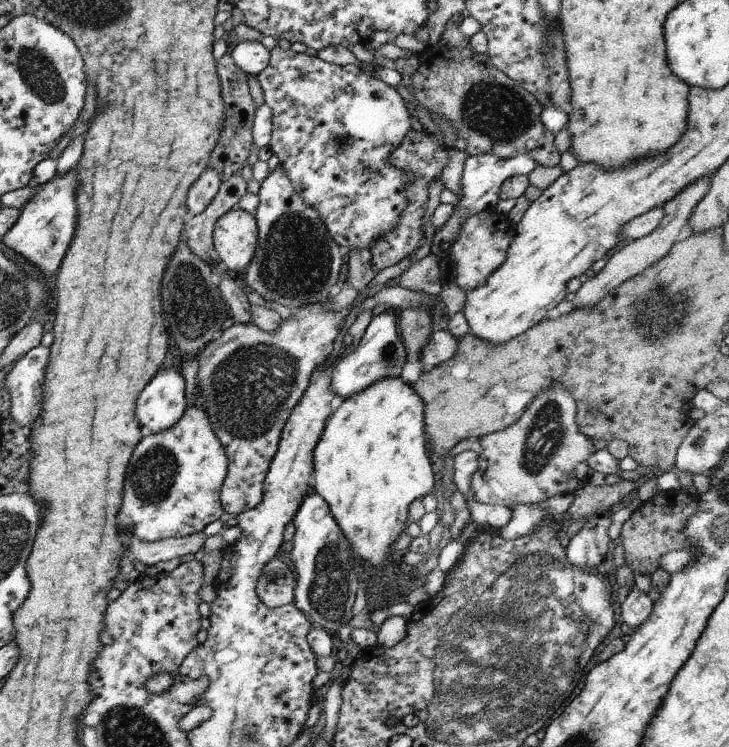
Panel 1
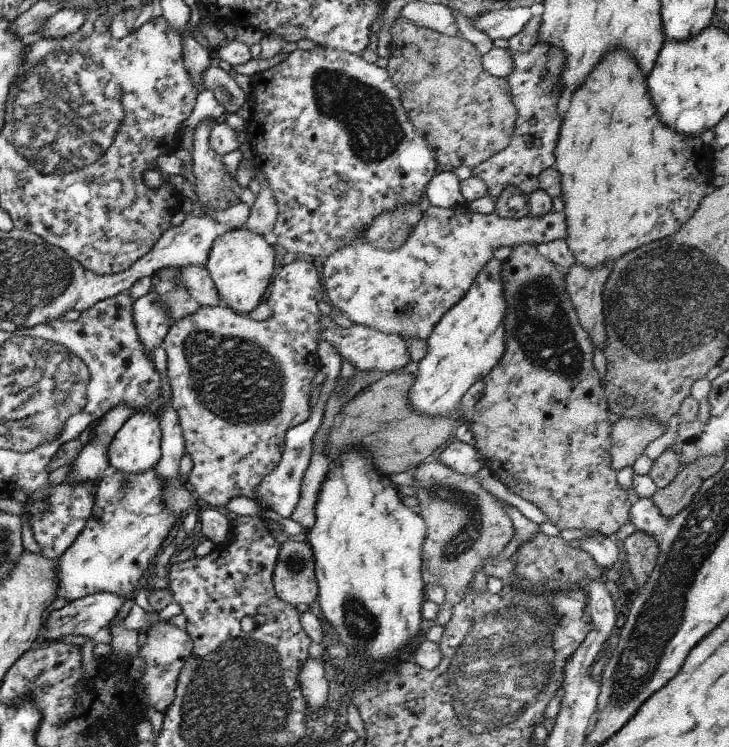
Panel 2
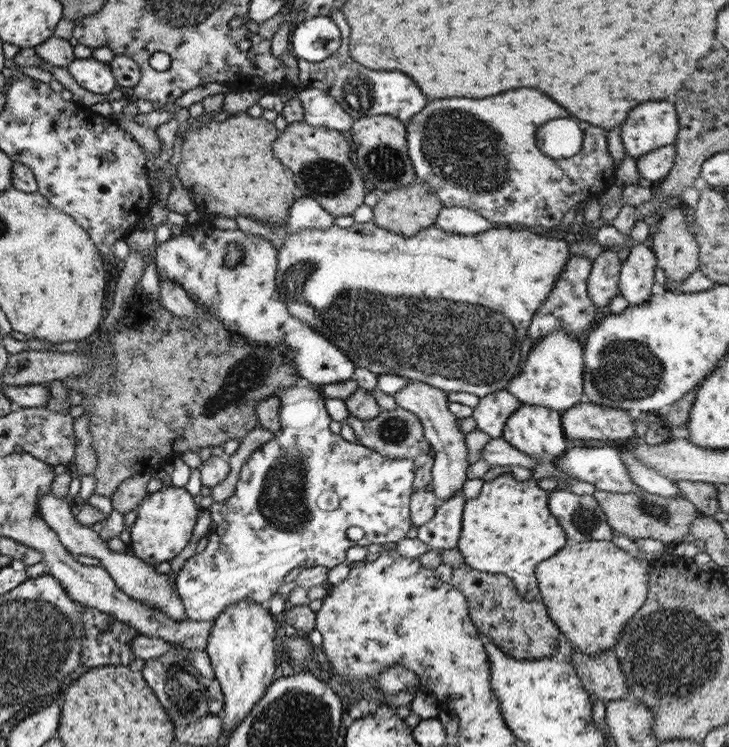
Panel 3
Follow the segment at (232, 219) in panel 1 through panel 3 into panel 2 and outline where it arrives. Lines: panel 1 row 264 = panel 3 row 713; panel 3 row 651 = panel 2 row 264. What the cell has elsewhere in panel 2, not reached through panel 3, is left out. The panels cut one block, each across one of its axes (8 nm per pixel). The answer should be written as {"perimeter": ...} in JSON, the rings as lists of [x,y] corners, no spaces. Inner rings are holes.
{"perimeter":[[[245,228],[228,230],[217,235],[208,252],[205,268],[215,284],[217,296],[221,304],[241,315],[247,315],[259,303],[271,282],[271,274],[275,266],[273,247],[260,234]]]}

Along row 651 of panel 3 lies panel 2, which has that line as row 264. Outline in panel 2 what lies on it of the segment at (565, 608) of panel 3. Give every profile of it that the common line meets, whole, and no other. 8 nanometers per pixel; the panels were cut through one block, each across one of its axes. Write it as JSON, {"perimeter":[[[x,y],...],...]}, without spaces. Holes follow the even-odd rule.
{"perimeter":[[[619,48],[607,52],[599,64],[595,64],[593,72],[587,76],[587,80],[577,88],[577,92],[571,96],[571,104],[569,110],[563,116],[563,124],[558,130],[558,136],[553,150],[555,170],[561,174],[561,198],[563,198],[563,214],[565,216],[565,224],[567,224],[567,236],[565,236],[565,244],[568,246],[575,263],[581,266],[595,267],[612,262],[623,256],[629,250],[635,250],[643,244],[649,244],[653,240],[671,236],[677,232],[684,222],[687,222],[691,215],[695,212],[700,200],[710,191],[711,181],[711,151],[712,146],[703,144],[701,138],[687,134],[679,134],[673,130],[667,130],[655,116],[655,110],[647,98],[647,90],[645,90],[645,82],[641,72],[637,70],[635,62],[629,58],[629,54],[621,52]]]}

